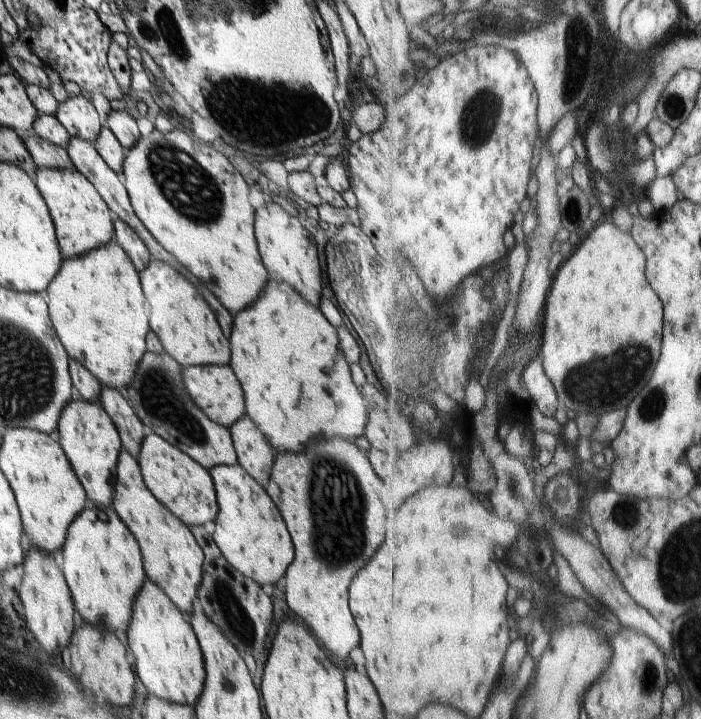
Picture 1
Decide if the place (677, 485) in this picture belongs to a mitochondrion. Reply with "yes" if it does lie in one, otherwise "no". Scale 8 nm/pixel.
no

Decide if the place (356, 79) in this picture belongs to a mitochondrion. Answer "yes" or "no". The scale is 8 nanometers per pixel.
no

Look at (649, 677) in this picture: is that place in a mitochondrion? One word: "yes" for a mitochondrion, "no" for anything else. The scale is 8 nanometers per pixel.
yes

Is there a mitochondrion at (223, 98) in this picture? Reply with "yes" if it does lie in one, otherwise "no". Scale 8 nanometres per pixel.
yes

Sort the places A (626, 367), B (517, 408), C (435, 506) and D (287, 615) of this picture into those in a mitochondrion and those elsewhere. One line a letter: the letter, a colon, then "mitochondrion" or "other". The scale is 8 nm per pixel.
A: mitochondrion
B: mitochondrion
C: other
D: other

